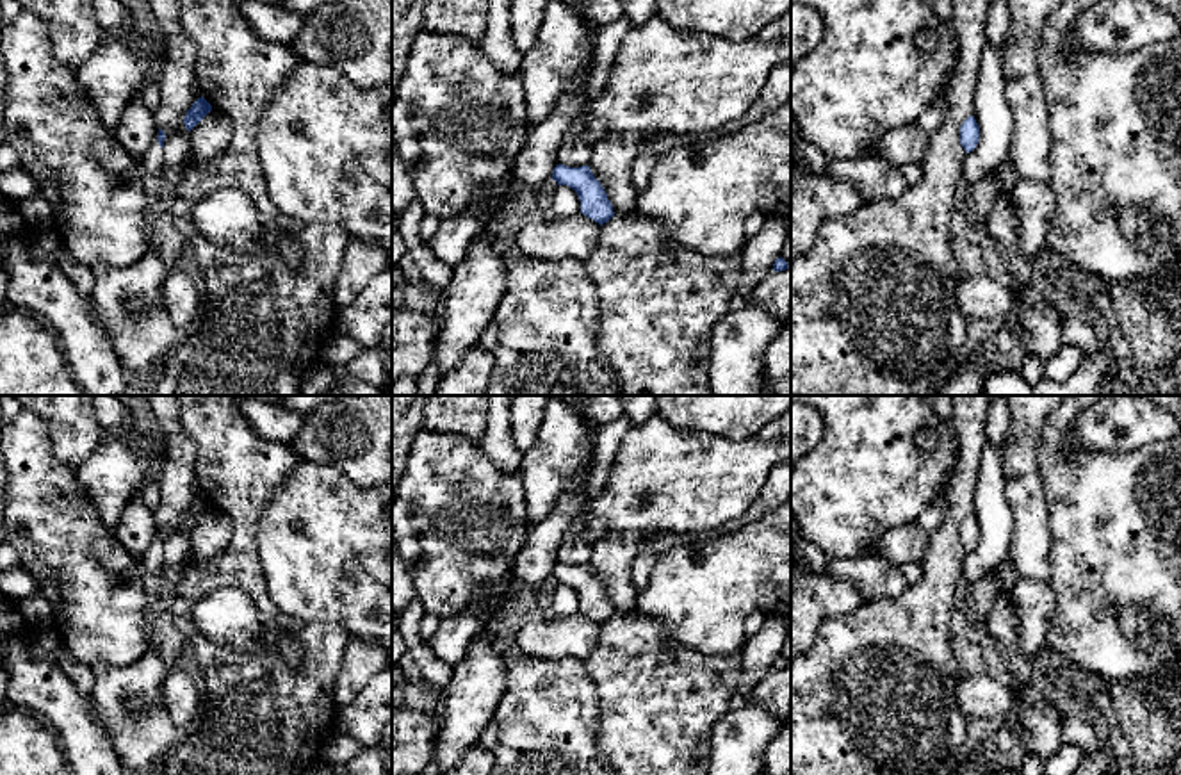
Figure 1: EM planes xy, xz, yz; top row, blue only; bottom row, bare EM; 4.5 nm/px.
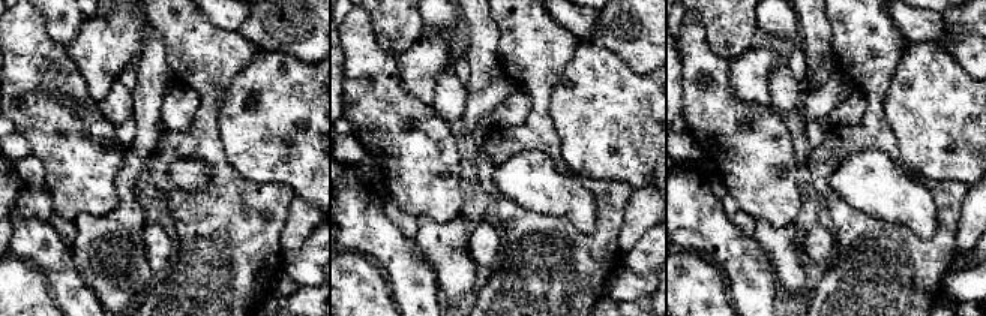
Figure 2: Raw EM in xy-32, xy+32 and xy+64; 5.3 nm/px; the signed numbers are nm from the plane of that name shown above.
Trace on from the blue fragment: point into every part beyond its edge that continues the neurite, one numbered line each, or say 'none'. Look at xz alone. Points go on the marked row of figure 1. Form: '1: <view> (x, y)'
none

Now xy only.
1: xy (152, 161)

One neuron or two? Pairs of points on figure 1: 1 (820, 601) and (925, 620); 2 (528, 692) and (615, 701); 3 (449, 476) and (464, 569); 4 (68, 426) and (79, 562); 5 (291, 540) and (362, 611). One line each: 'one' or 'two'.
1: two
2: two
3: one
4: two
5: one

